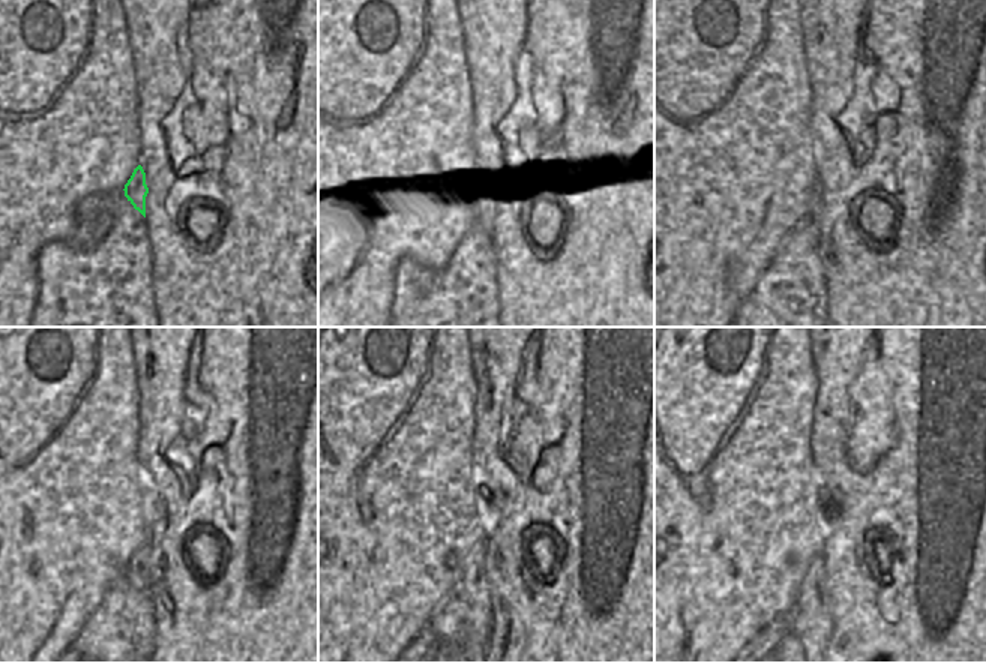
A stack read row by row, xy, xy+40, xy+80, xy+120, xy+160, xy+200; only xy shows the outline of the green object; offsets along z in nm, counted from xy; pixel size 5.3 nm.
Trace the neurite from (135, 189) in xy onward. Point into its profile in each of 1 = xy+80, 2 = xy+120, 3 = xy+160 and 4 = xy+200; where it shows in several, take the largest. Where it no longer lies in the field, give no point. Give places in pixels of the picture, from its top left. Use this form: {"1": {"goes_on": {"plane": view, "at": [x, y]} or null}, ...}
{"1": {"goes_on": {"plane": "xy+80", "at": [815, 210]}}, "2": {"goes_on": {"plane": "xy+120", "at": [137, 575]}}, "3": {"goes_on": {"plane": "xy+160", "at": [473, 588]}}, "4": {"goes_on": {"plane": "xy+200", "at": [811, 623]}}}

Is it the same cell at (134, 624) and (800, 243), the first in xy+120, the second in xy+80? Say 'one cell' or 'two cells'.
one cell

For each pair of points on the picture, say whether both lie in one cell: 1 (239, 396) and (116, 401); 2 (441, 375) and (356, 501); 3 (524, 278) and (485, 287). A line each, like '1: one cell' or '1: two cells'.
1: two cells
2: one cell
3: two cells

